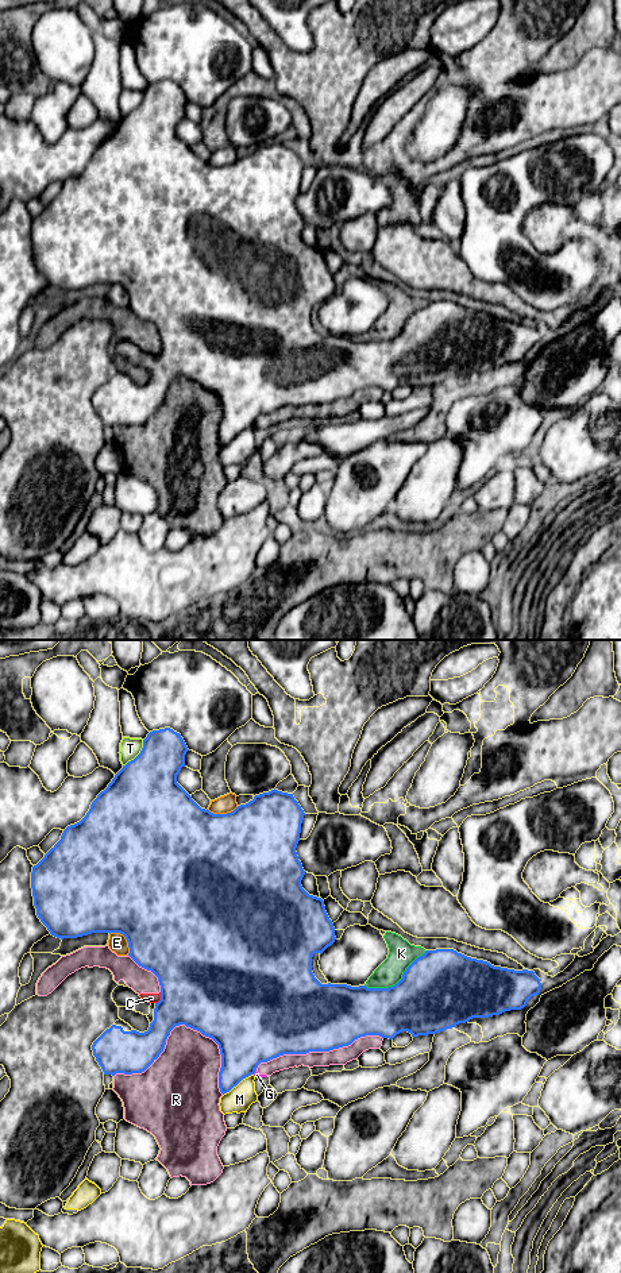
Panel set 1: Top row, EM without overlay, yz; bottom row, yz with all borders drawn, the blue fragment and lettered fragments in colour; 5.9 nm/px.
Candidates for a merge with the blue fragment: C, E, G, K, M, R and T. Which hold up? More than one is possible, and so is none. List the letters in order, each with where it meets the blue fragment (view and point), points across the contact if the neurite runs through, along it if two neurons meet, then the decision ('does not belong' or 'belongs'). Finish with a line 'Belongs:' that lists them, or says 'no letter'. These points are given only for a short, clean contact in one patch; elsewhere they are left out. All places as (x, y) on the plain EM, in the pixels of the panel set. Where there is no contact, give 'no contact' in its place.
C: yz (161, 350) | does not belong
E: yz (126, 290) | does not belong
G: yz (254, 423) | does not belong
K: yz (398, 334) | does not belong
M: yz (238, 435) | does not belong
R: yz (184, 375) | does not belong
T: yz (138, 107) | does not belong
Belongs: no letter

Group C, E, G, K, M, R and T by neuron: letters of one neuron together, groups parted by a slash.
C G K R / E / M / T

